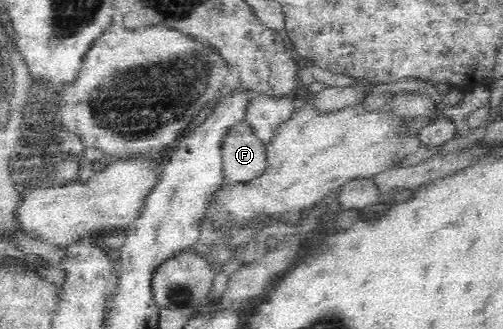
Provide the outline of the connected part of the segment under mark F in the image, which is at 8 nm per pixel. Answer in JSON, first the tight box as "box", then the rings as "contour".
{"box":[223,121,267,183],"contour":[[[247,121],[237,123],[225,135],[223,171],[234,183],[249,182],[265,173],[267,148]]]}

